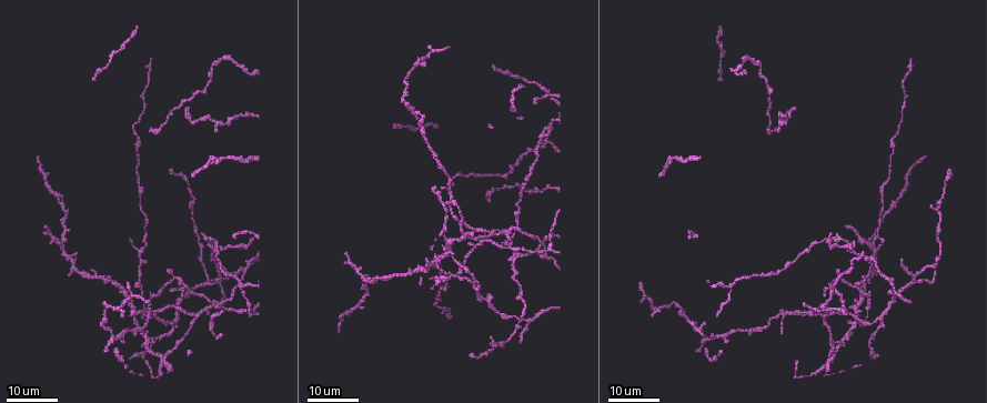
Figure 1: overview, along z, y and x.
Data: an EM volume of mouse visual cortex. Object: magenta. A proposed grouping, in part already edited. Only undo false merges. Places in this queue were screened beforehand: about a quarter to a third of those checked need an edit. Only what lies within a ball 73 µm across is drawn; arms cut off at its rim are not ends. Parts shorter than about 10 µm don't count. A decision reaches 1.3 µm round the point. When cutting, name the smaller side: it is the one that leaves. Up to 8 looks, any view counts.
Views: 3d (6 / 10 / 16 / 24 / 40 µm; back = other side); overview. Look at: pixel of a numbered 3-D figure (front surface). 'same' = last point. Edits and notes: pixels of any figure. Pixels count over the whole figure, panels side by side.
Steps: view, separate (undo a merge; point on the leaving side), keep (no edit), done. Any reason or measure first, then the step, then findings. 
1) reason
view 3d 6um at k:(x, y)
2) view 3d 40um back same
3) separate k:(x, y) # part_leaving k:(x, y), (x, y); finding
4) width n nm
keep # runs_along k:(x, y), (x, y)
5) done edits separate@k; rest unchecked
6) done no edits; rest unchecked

two arms in line, one across
view 3d 24um at 1:(801, 312)

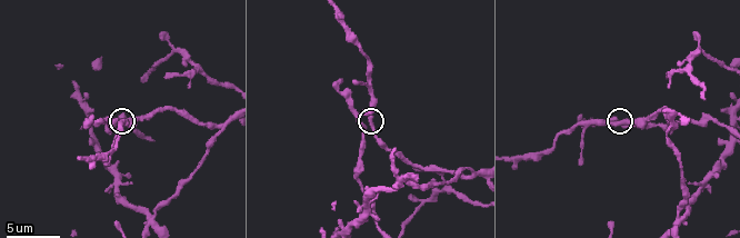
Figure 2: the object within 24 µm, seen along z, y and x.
view 3d 6um at 2:(623, 119)

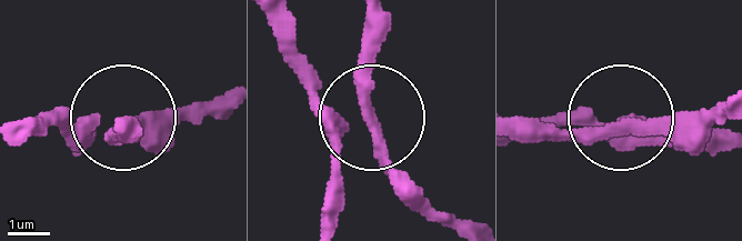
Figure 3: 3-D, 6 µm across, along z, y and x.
view 3d 6um back at 3:(625, 128)

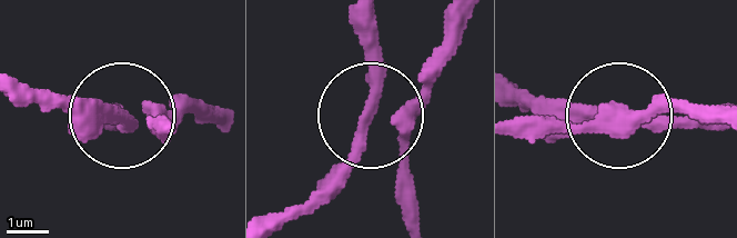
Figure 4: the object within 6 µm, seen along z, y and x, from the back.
keep # continuous, no second neuron

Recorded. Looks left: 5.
arms part here
view 3d 16um at 1:(883, 320)

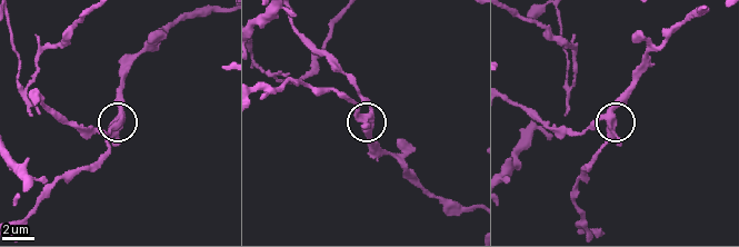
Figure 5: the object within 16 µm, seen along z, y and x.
view 3d 6um at 5:(612, 125)

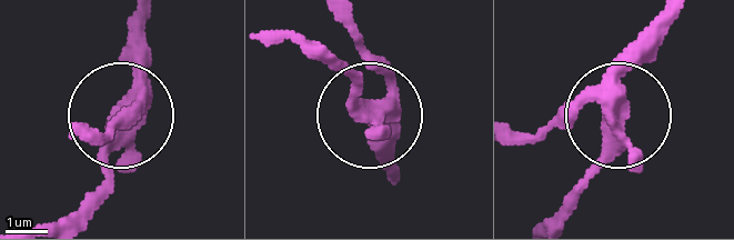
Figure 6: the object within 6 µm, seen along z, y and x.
width 350 nm
keep # runs_along 6:(521, 132), (594, 104), (612, 114), (609, 158), (566, 207); one neuron here

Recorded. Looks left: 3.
side arm on a straight run
view 3d 16um at 1:(145, 306)

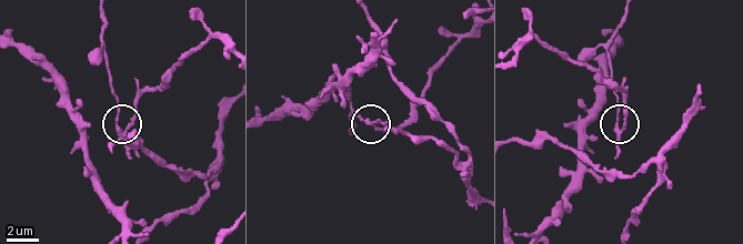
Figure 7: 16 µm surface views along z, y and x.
view 3d 6um at 7:(119, 122)

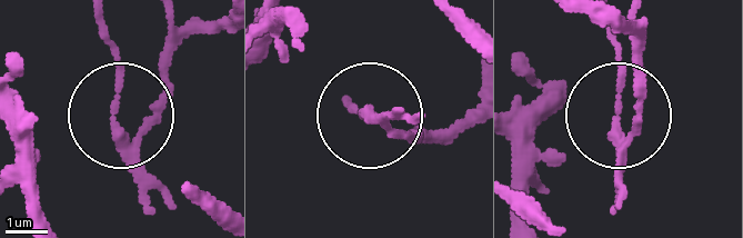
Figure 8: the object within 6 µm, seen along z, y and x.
arms 3
separate 8:(176, 208) # part_leaving 8:(136, 159), (114, 109), (101, 13); two neurons meet here

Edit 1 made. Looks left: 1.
done edits separate@8; rest unchecked

